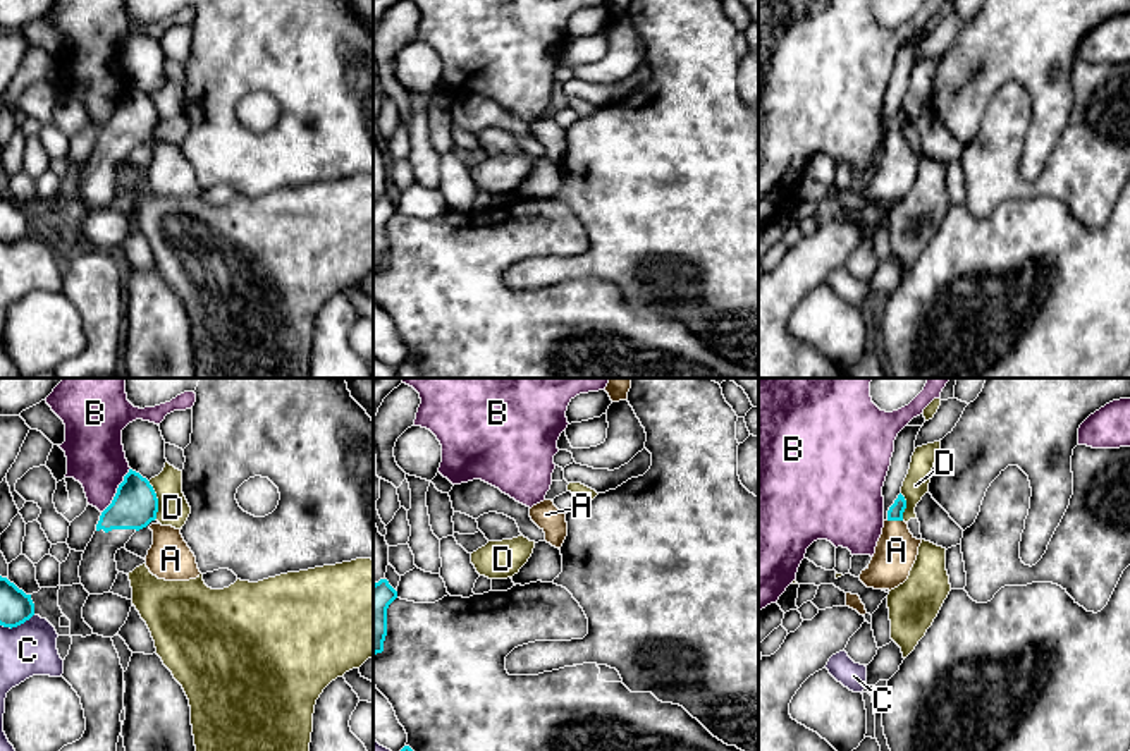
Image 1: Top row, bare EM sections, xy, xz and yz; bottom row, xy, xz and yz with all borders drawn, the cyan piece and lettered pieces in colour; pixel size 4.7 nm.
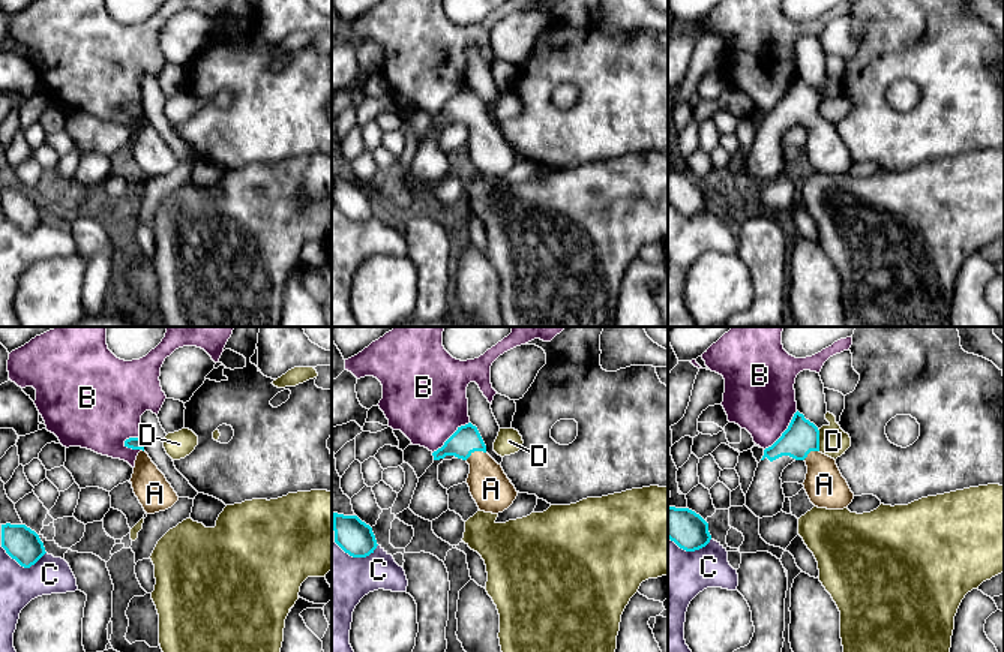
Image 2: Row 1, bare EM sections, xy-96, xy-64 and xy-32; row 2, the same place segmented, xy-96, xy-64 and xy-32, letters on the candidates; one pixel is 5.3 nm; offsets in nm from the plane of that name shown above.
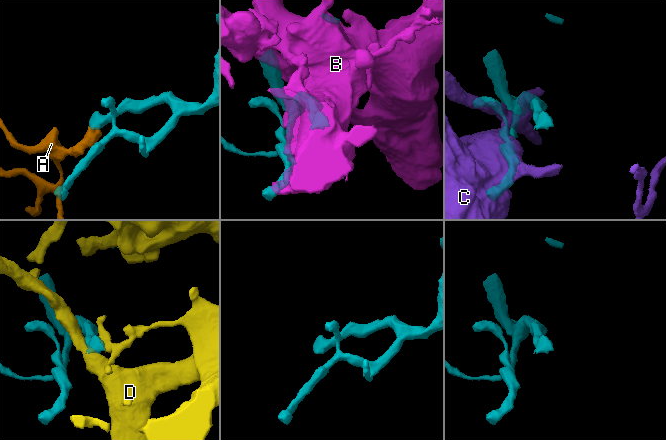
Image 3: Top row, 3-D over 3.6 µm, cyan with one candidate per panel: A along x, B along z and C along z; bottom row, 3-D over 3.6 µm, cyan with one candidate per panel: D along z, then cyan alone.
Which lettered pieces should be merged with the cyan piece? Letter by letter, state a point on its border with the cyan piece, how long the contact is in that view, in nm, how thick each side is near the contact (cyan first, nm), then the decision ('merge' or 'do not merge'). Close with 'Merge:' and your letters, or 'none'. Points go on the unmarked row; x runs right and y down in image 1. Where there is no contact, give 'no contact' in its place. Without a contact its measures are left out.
A: meets cyan in yz at (895, 134); contact 70 nm long; 70 nm thick on the cyan side, 200 nm on the other; merge
B: meets cyan in xy at (117, 105); contact 260 nm long; 220 nm thick on the cyan side, 280 nm on the other; do not merge
C: meets cyan in xy at (16, 241); contact 170 nm long; 160 nm thick on the cyan side, 240 nm on the other; do not merge
D: meets cyan in xy at (157, 116); contact 180 nm long; 220 nm thick on the cyan side, 140 nm on the other; do not merge
Merge: A

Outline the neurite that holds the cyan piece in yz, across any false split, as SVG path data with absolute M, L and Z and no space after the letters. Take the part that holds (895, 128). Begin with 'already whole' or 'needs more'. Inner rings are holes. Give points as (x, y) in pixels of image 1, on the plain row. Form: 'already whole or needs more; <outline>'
needs more; M900 108L887 125L882 150L877 156L875 168L860 196L874 205L894 205L903 199L917 175L922 153L917 155L908 139L903 136L906 115Z

